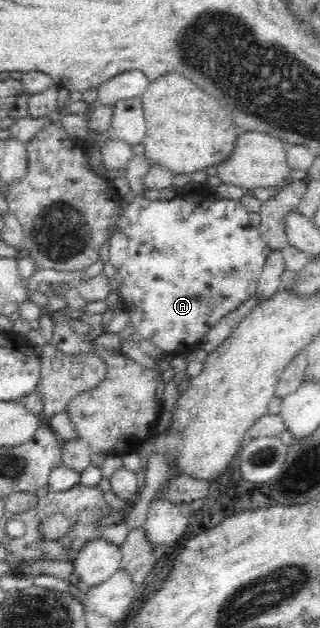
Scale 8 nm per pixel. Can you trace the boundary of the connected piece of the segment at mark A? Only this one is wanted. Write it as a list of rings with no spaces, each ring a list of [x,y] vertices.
[[[180,192],[170,200],[148,200],[143,195],[135,196],[125,210],[122,212],[117,222],[118,230],[127,235],[128,238],[128,258],[118,268],[121,276],[121,286],[118,294],[123,299],[123,306],[129,312],[130,325],[135,332],[141,335],[141,339],[151,341],[159,351],[167,354],[177,353],[187,354],[189,351],[198,348],[202,339],[227,315],[237,310],[241,304],[249,298],[255,296],[259,277],[262,275],[264,264],[266,263],[265,244],[260,238],[257,227],[249,221],[249,213],[242,204],[242,200],[227,198],[201,198],[197,194],[187,194],[183,196]]]

